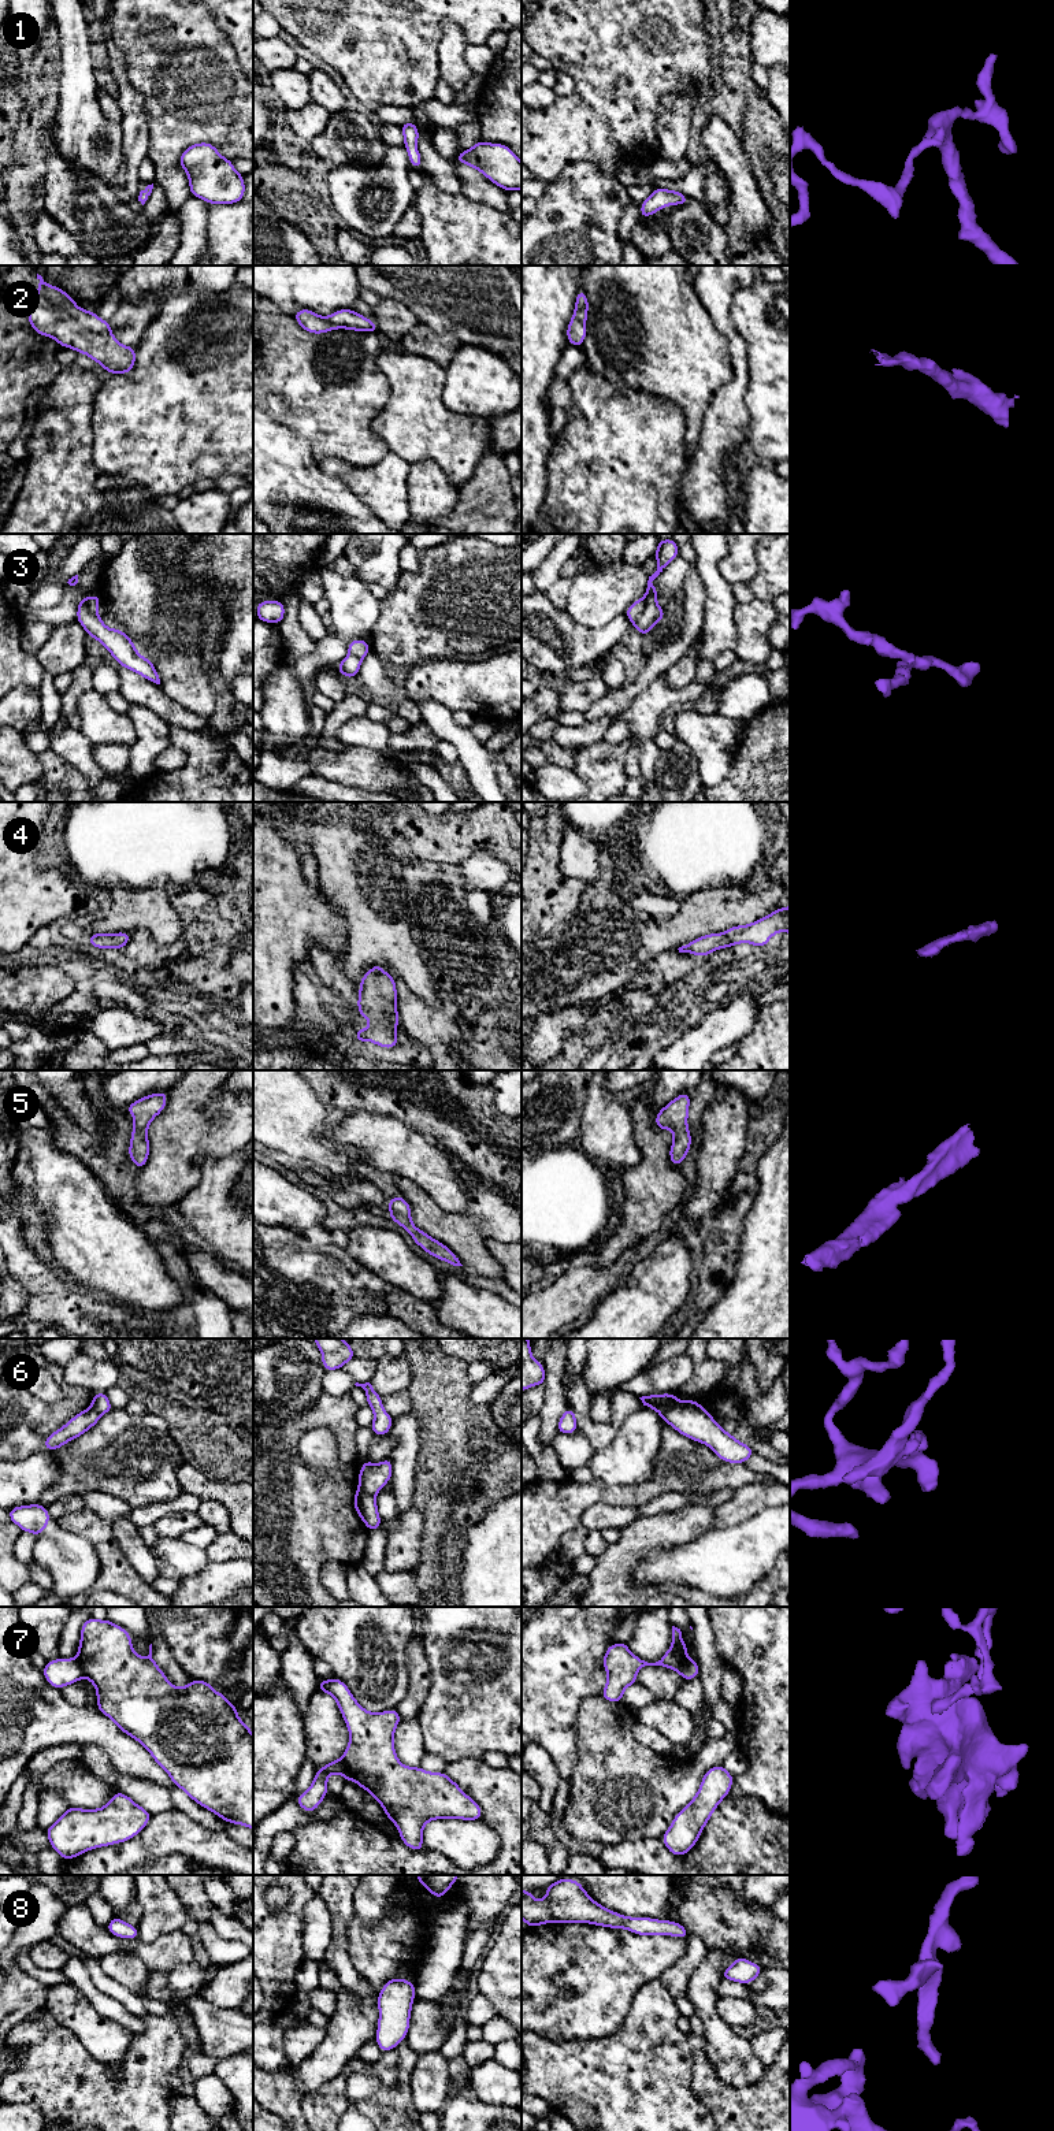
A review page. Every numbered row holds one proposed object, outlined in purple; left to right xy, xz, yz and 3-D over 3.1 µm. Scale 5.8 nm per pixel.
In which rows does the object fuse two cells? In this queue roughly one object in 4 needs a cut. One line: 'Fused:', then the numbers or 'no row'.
Fused: 3, 6, 7

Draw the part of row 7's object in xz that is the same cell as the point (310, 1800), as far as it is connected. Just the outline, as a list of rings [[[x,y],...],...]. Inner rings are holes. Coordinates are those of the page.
[[[342,1759],[333,1760],[324,1767],[318,1768],[312,1785],[303,1794],[296,1797],[297,1804],[305,1812],[313,1812],[324,1800],[329,1792],[327,1778],[334,1772],[342,1775],[348,1782],[352,1781]]]

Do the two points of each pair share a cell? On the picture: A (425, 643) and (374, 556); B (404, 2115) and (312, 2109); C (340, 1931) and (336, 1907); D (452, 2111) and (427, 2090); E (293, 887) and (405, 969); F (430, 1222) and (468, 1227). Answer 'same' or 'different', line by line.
A: different
B: same
C: same
D: different
E: different
F: same

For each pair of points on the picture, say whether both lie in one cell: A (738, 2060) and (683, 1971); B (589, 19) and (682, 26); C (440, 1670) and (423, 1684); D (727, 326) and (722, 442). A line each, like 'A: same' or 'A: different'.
A: different
B: same
C: different
D: same

